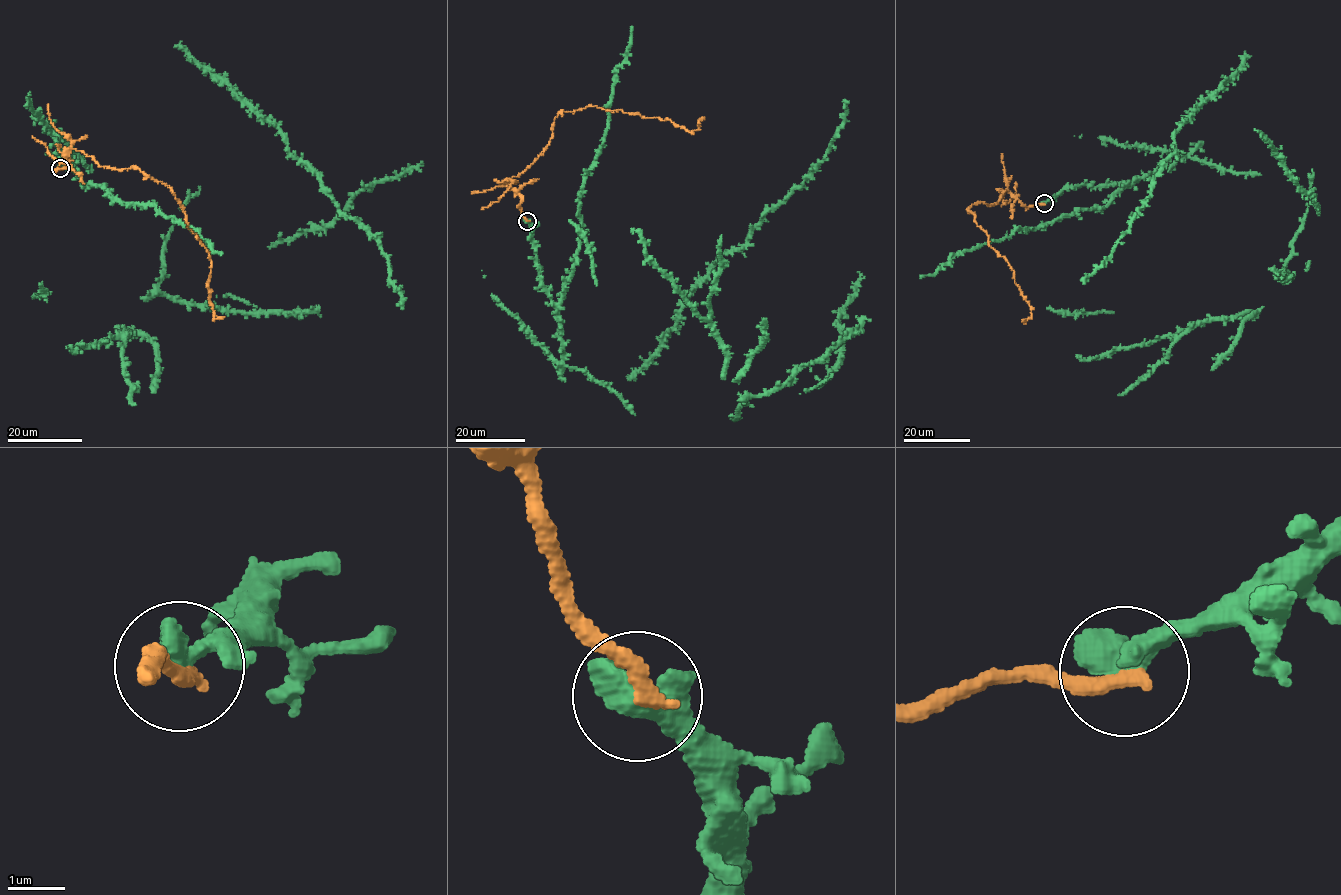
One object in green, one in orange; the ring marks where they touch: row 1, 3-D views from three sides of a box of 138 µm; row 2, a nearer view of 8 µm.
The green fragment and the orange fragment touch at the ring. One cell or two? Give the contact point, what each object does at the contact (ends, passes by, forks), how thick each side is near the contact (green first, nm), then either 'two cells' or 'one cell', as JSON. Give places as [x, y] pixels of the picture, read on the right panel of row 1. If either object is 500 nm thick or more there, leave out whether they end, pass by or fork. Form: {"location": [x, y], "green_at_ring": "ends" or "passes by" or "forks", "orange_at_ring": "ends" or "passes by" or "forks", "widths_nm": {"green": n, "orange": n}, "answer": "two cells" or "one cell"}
{"location": [1044, 203], "widths_nm": {"green": 550, "orange": 320}, "answer": "two cells"}

